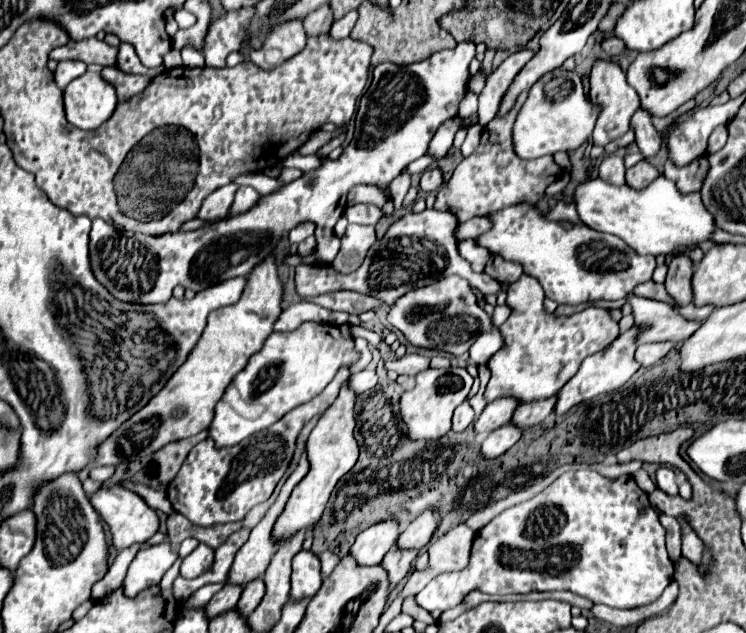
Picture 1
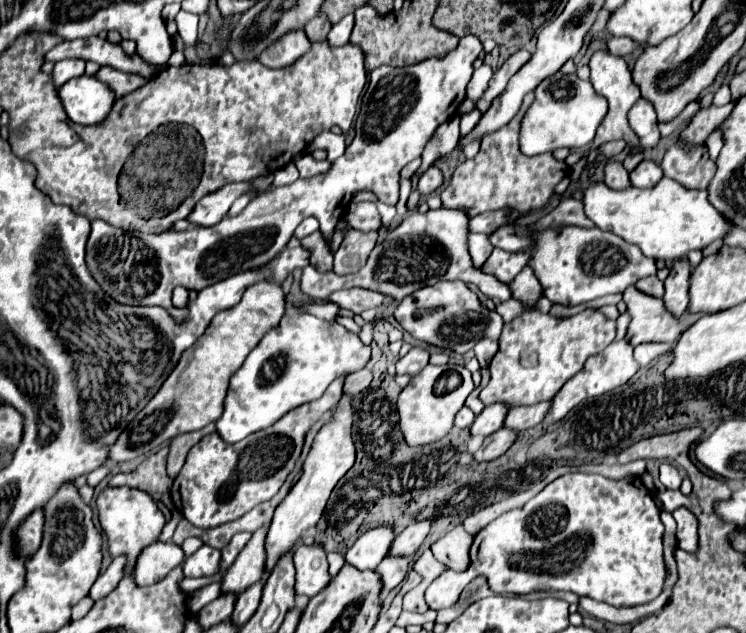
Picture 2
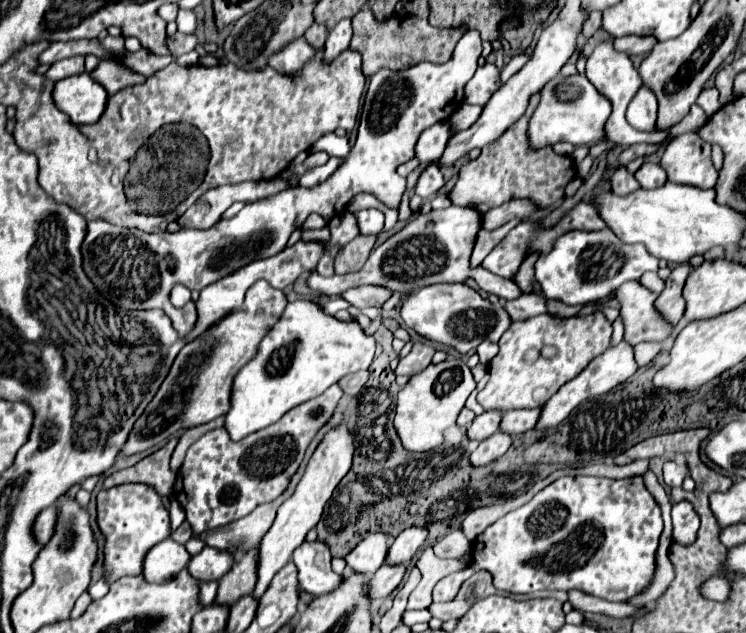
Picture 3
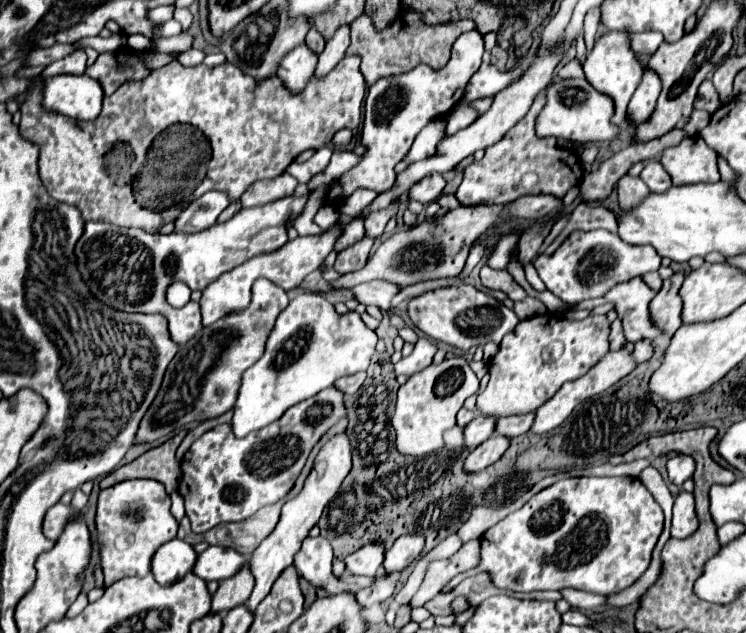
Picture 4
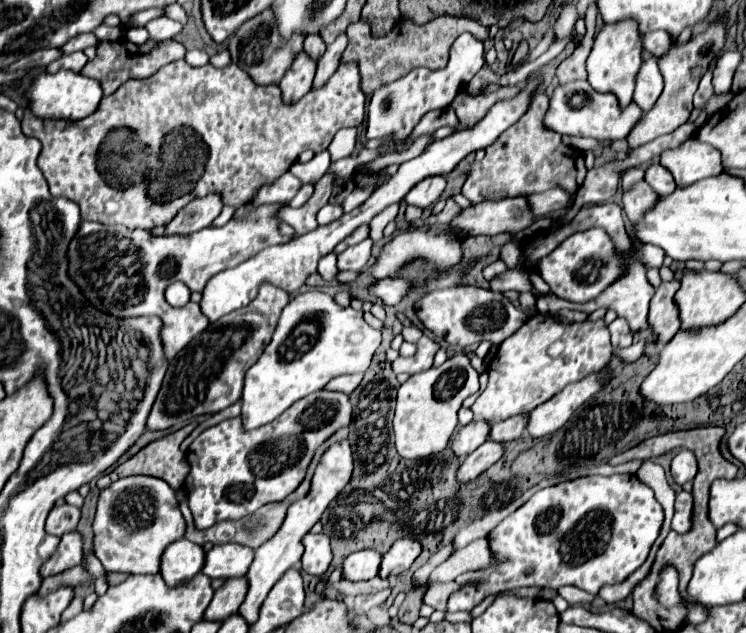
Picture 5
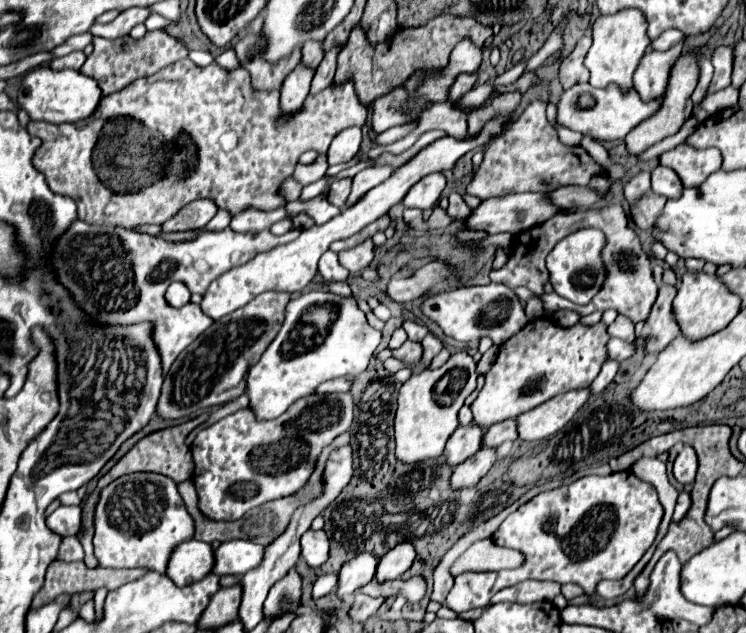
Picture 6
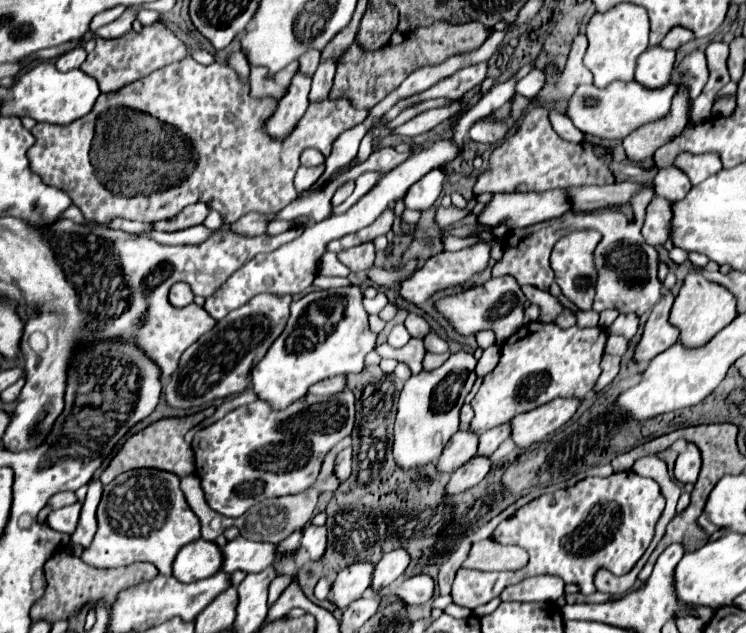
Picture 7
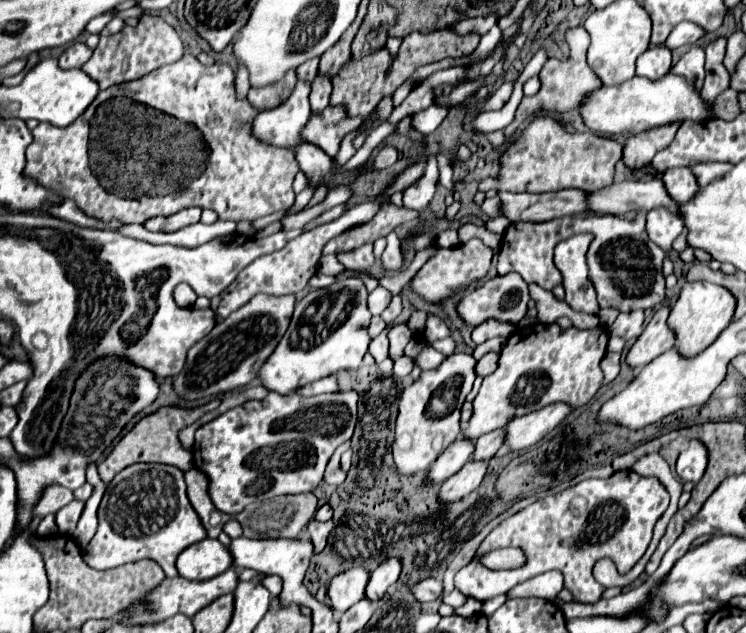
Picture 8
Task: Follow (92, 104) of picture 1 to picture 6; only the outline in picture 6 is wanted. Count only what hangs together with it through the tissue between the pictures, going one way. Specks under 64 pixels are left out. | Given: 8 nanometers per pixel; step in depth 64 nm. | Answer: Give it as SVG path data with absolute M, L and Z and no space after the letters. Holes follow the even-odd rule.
M40 66L30 70L20 84L16 104L28 112L32 120L64 124L64 122L78 122L88 118L100 100L100 88L96 80L84 76L78 70L60 70L54 72L50 66Z

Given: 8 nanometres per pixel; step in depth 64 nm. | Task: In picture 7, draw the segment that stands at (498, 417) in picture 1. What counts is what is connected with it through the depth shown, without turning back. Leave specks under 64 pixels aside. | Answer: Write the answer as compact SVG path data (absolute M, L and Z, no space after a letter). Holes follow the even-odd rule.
M470 430L456 432L436 462L438 472L450 474L452 470L466 464L472 456L476 456L476 446L478 446L478 434L474 434Z

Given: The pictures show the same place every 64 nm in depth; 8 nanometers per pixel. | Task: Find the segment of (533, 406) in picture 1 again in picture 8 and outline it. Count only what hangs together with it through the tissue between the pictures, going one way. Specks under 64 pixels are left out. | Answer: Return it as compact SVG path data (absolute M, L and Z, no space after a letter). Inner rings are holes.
M504 428L480 436L480 438L476 440L474 456L472 456L472 458L474 458L476 462L488 462L488 460L498 452L498 448L502 446L502 442L504 442Z

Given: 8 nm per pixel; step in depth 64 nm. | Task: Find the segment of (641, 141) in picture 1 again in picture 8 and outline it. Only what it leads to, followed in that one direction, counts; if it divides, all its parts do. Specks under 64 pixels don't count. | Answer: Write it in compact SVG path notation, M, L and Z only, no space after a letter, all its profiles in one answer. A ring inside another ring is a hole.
M650 46L636 62L636 74L656 80L664 74L668 74L672 68L672 54L670 50L662 46Z

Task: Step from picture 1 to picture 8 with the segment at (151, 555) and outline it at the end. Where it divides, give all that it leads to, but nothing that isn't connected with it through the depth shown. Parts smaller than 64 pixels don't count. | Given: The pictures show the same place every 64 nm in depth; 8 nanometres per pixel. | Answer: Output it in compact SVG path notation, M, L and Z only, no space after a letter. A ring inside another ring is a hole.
M204 538L178 556L178 572L188 580L210 580L232 566L232 554L218 540Z

